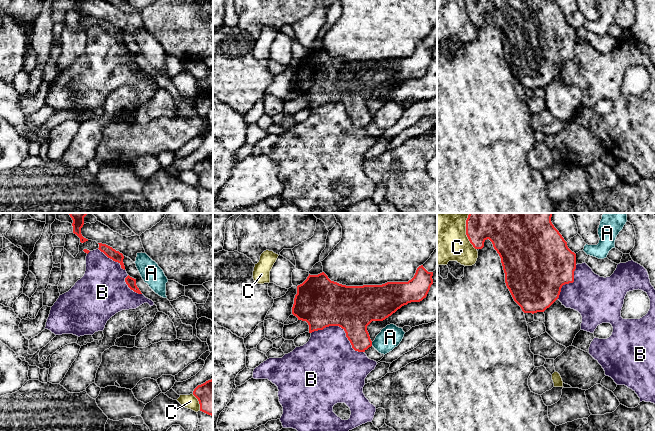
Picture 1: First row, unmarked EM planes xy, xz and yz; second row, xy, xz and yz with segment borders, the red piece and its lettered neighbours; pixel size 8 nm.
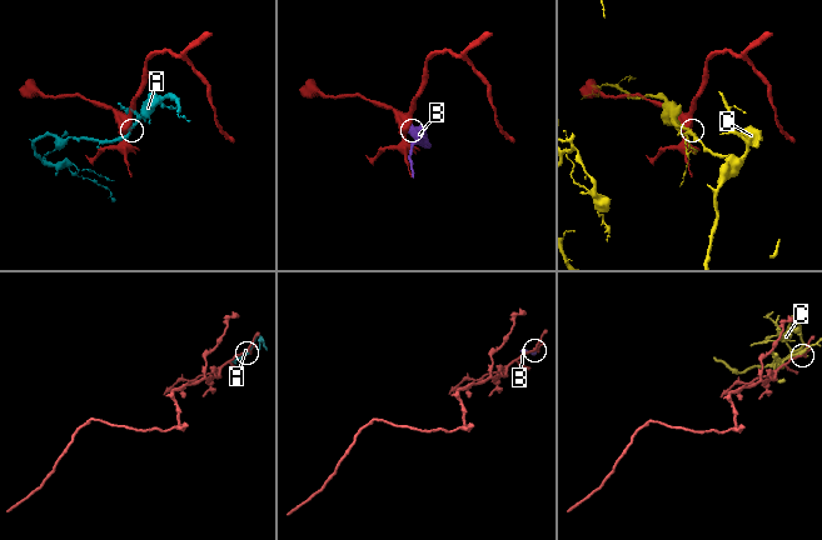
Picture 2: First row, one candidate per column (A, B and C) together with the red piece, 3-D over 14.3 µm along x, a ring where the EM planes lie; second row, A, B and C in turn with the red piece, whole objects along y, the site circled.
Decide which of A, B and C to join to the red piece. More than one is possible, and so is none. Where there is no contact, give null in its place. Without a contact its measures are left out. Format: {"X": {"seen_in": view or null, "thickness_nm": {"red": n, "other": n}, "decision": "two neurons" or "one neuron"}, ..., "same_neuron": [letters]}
{"A": {"seen_in": "xz", "thickness_nm": {"red": 240, "other": 180}, "decision": "two neurons"}, "B": {"seen_in": "xz", "thickness_nm": {"red": 380, "other": 400}, "decision": "two neurons"}, "C": {"seen_in": "yz", "thickness_nm": {"red": 170, "other": 320}, "decision": "two neurons"}, "same_neuron": []}

